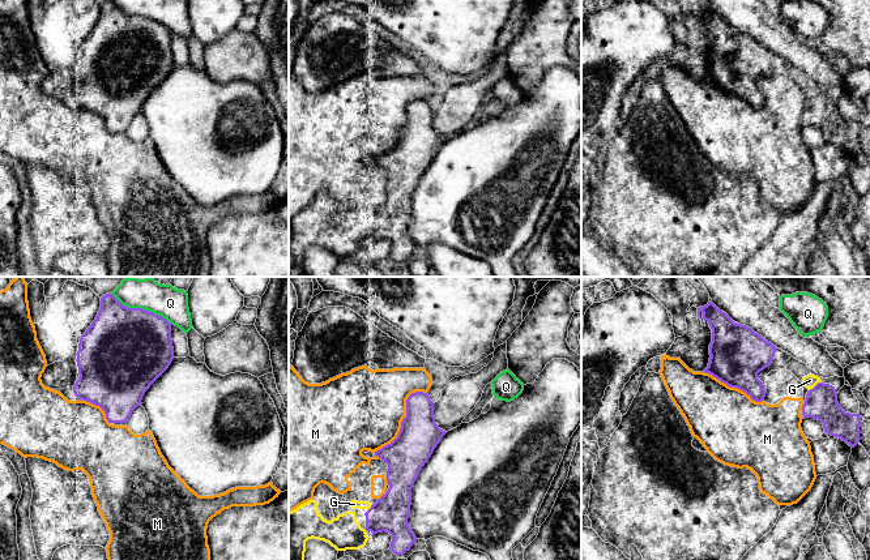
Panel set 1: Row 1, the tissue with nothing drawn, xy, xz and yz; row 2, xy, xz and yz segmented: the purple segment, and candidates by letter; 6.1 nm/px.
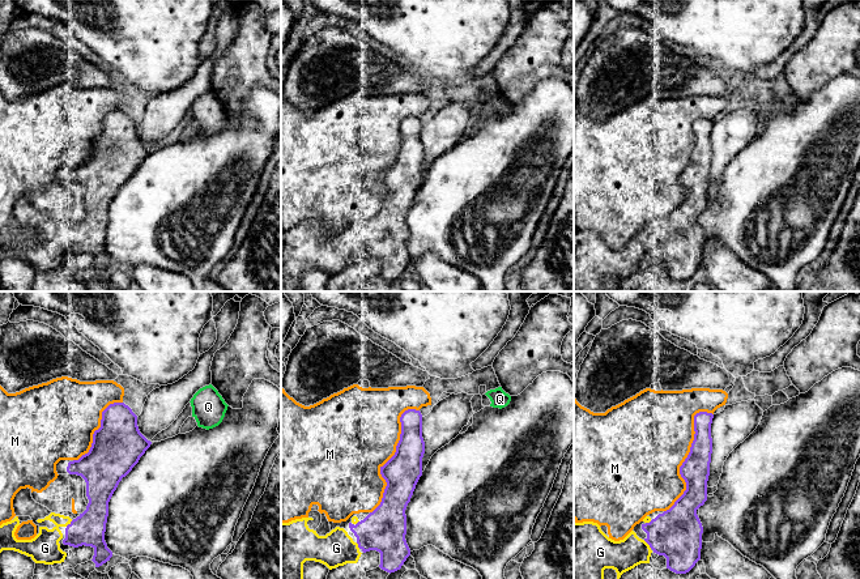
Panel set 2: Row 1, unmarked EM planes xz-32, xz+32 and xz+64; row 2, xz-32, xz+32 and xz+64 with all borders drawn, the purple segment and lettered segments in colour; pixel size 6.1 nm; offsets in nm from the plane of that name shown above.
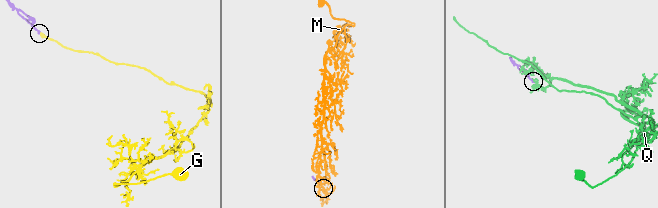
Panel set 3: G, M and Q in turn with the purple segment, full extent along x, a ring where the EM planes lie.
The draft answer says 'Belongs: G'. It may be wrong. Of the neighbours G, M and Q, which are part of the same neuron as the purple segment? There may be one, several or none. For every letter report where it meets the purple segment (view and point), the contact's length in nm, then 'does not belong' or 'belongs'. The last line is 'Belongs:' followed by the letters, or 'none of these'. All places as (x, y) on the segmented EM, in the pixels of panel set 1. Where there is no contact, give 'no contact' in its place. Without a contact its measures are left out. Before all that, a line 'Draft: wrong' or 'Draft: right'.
Draft: right
G: meets purple in yz at (815, 385); contact 100 nm long; belongs
M: meets purple in xz at (402, 420); contact 500 nm long; does not belong
Q: meets purple in xy at (140, 308); contact 440 nm long; does not belong
Belongs: G

